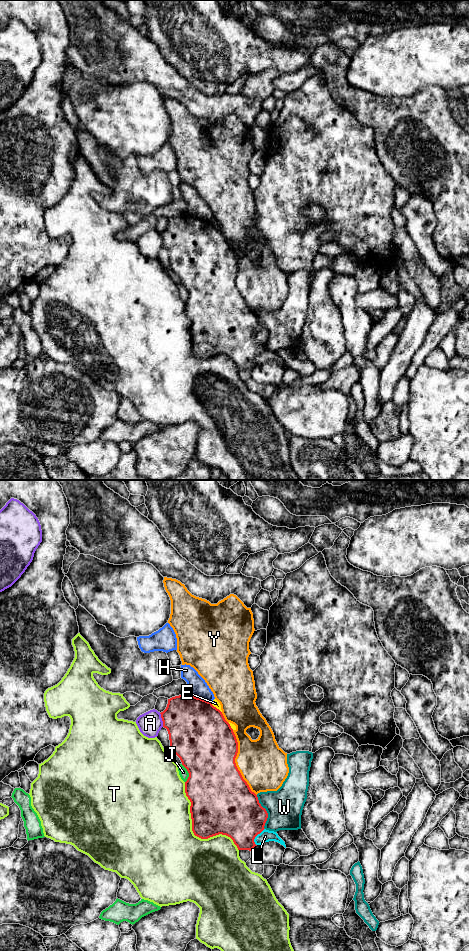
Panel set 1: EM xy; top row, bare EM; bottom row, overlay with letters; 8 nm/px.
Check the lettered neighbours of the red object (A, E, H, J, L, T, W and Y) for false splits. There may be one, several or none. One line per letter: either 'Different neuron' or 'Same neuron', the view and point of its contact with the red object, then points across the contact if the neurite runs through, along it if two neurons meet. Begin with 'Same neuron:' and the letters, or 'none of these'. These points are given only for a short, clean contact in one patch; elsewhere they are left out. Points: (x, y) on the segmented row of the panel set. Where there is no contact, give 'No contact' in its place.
Same neuron: none of these
A: Different neuron. Touches red at xy (162, 720)
E: Different neuron. Touches red at xy (215, 707)
H: Different neuron. Touches red at xy (199, 698). Boundary: xy (187, 692), (210, 702)
J: Different neuron. Touches red at xy (188, 772)
L: Different neuron. Touches red at xy (255, 836)
T: Different neuron. Touches red at xy (193, 832)
W: Different neuron. Touches red at xy (266, 812)
Y: Different neuron. Touches red at xy (235, 763)

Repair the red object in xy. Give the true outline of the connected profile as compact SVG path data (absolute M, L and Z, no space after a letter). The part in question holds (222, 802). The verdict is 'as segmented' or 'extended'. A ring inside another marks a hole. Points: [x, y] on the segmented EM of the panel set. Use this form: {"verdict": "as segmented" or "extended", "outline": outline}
{"verdict": "as segmented", "outline": "M188 693L168 699L166 709L160 714L163 727L169 734L171 750L180 758L182 765L189 773L185 782L185 793L191 802L190 813L194 835L201 839L208 839L219 834L226 835L233 840L238 850L251 851L257 846L254 842L255 837L265 829L268 813L236 766L238 742L230 724L211 702Z"}

